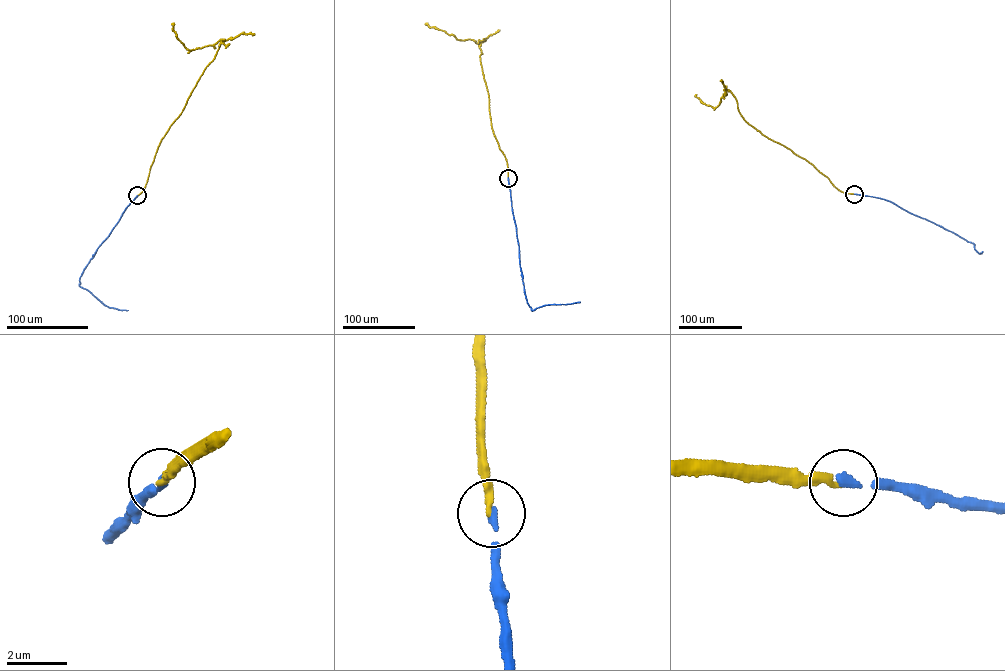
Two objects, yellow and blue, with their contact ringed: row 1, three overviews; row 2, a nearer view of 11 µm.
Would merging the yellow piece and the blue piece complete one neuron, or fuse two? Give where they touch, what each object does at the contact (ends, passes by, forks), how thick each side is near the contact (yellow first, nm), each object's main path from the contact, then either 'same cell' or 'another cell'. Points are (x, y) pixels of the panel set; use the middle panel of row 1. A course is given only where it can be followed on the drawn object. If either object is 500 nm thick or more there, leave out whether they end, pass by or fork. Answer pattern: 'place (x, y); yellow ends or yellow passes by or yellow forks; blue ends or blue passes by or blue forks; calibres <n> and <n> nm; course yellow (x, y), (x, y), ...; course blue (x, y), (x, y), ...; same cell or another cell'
place (508, 178); yellow ends; blue ends; calibres 240 and 240 nm; course yellow (508, 178), (506, 159), (491, 127), (479, 44), (468, 39), (457, 40), (427, 24); course blue (508, 178), (527, 303), (533, 310), (546, 305), (580, 302); same cell

